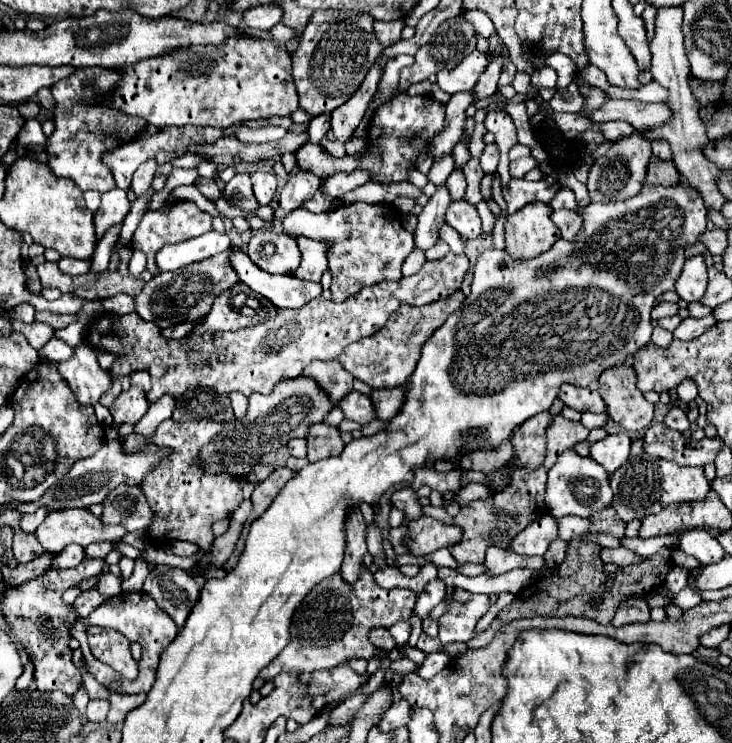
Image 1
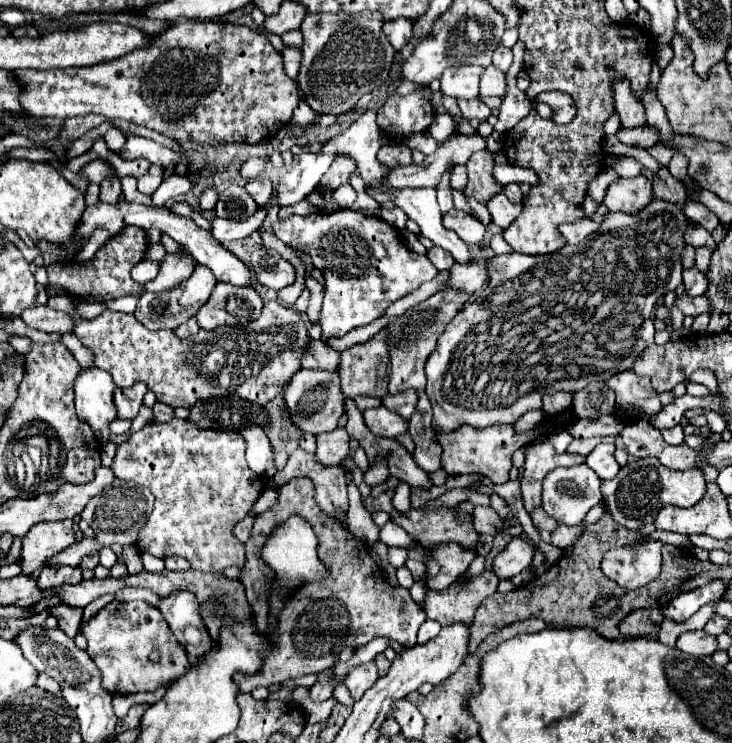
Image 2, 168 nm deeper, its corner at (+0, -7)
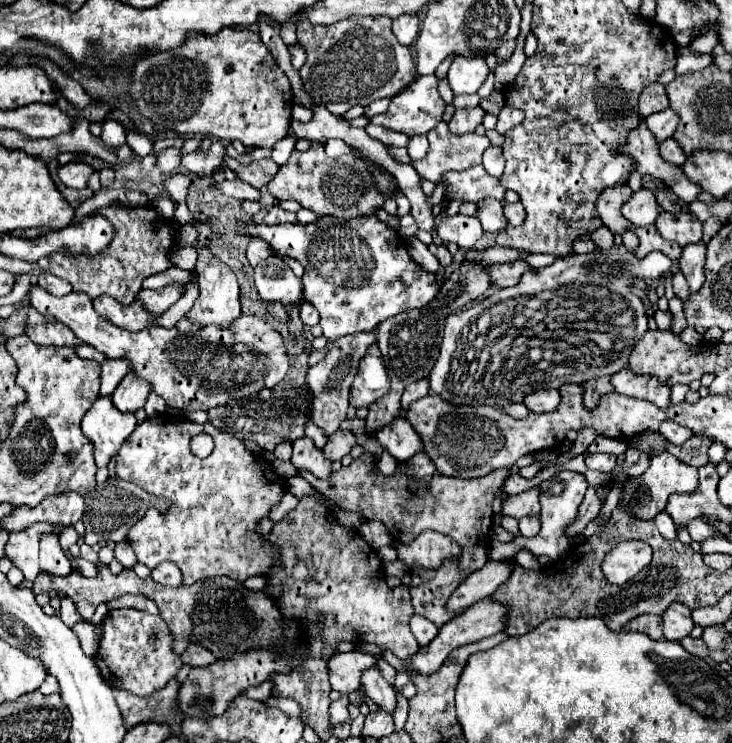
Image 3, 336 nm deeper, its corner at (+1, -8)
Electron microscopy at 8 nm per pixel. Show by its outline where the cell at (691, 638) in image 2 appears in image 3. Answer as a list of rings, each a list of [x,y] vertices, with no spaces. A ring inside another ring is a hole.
[[[684,637],[684,639],[680,641],[680,645],[682,645],[688,653],[692,653],[692,655],[696,655],[696,657],[706,657],[706,655],[708,655],[708,647],[706,647],[706,643],[704,643],[702,639]]]

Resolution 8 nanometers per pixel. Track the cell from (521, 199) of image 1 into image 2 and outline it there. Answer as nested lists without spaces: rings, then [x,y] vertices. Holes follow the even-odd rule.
[[[499,194],[499,198],[491,198],[491,202],[487,202],[487,208],[491,212],[491,222],[505,230],[519,216],[523,204],[511,204],[505,194]]]

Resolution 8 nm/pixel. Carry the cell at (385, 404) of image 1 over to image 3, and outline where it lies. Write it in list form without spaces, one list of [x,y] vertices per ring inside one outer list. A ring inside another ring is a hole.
[[[422,379],[418,383],[412,383],[410,387],[406,387],[406,391],[402,395],[402,409],[406,411],[406,407],[410,407],[410,403],[426,397],[428,393],[430,393],[430,389],[428,389],[428,381],[426,379]]]

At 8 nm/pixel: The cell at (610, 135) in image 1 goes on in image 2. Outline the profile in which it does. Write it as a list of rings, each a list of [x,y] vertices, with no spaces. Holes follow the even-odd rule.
[[[643,126],[643,128],[635,128],[635,130],[619,130],[617,132],[619,140],[623,144],[629,144],[629,146],[639,146],[639,148],[649,148],[653,144],[659,142],[659,130],[655,126]]]

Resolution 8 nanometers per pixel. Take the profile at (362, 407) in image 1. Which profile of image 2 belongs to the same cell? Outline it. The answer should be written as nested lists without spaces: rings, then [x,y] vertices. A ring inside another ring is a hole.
[[[385,406],[365,410],[363,418],[365,418],[367,428],[375,436],[397,438],[397,436],[401,436],[401,434],[407,432],[407,420],[403,416],[399,416],[399,414],[395,414],[393,410],[387,410]]]

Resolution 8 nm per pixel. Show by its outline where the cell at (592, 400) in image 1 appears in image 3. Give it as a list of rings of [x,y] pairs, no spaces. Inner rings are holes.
[[[544,389],[544,391],[536,391],[532,395],[526,395],[524,405],[532,411],[532,413],[548,413],[554,411],[560,403],[560,391],[558,389]]]

